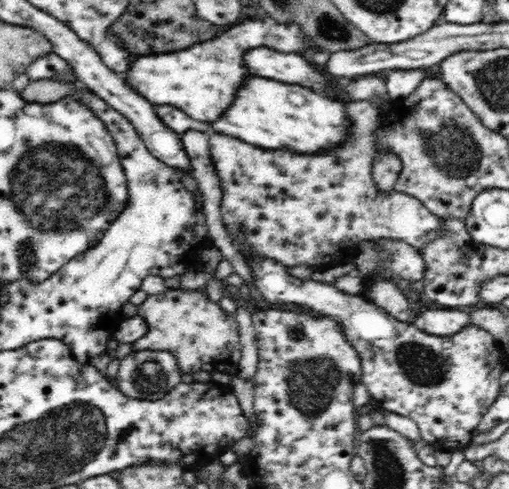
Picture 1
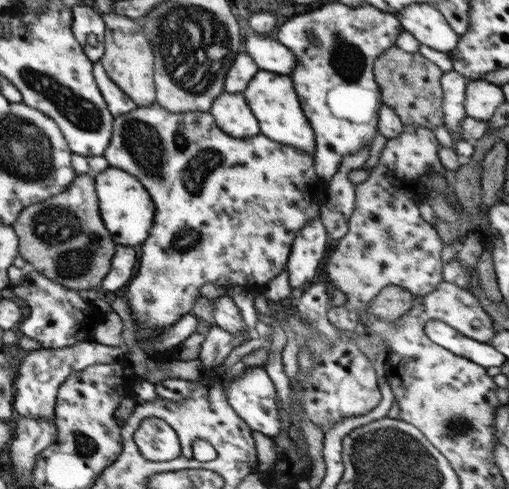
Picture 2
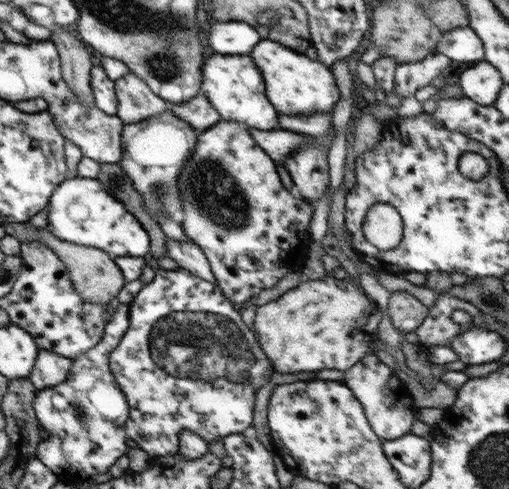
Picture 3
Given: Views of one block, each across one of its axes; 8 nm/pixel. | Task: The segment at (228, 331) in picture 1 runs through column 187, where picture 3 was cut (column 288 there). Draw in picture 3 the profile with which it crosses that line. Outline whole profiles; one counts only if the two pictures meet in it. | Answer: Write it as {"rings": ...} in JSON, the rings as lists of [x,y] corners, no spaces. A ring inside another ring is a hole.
{"rings":[[[327,275],[320,279],[303,279],[277,299],[258,306],[254,314],[253,328],[259,336],[258,345],[276,372],[315,373],[323,368],[329,368],[342,373],[369,352],[371,342],[377,340],[377,324],[383,313],[365,294],[361,294],[353,286],[352,279],[341,280],[334,278],[333,275]]]}

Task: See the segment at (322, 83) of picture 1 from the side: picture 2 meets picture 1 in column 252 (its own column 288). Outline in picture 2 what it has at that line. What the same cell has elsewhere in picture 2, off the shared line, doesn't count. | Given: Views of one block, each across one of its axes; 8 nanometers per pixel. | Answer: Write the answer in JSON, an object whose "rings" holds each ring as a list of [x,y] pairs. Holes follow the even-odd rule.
{"rings":[[[250,35],[245,38],[245,52],[259,69],[279,75],[291,75],[296,65],[295,55],[278,39]]]}

